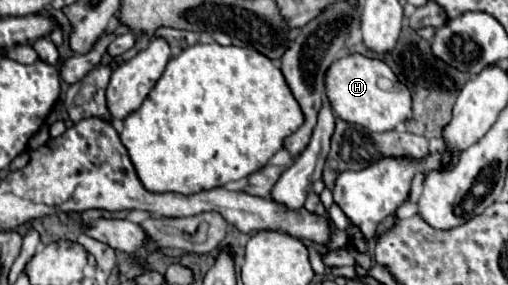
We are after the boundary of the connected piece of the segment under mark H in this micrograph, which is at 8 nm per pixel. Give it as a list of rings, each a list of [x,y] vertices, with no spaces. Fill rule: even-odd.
[[[359,53],[345,55],[337,63],[333,63],[333,67],[329,67],[329,71],[327,71],[327,97],[333,103],[333,111],[337,117],[341,117],[347,123],[367,127],[369,131],[391,131],[399,123],[405,123],[411,117],[409,89],[403,83],[399,83],[397,75],[389,69],[389,65],[385,65],[379,59],[359,55]]]

